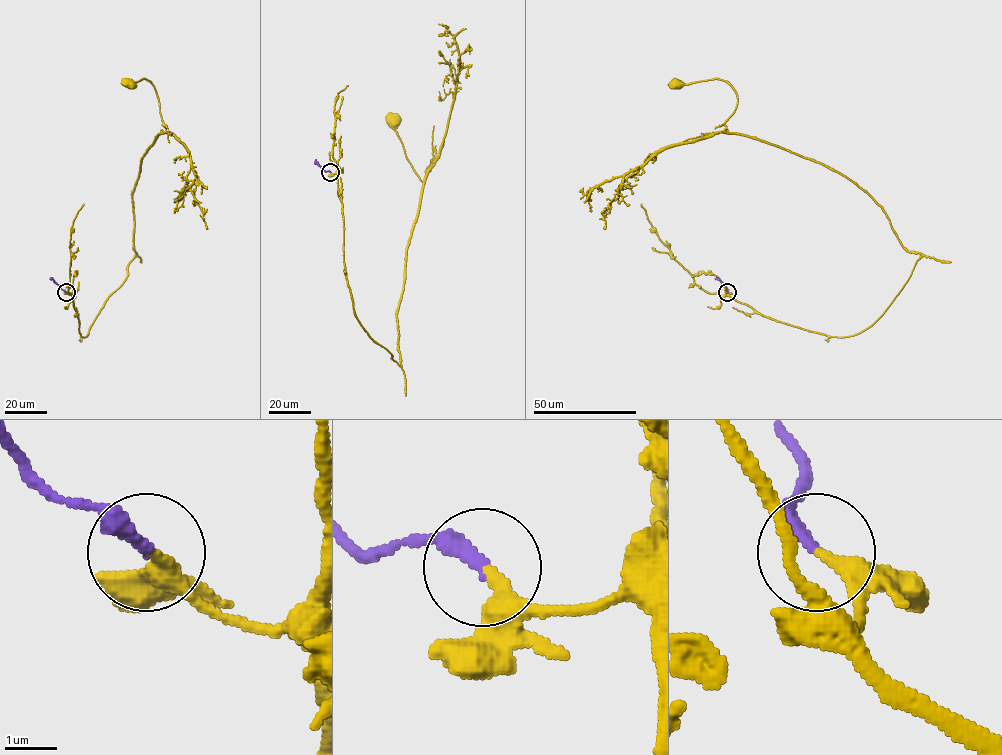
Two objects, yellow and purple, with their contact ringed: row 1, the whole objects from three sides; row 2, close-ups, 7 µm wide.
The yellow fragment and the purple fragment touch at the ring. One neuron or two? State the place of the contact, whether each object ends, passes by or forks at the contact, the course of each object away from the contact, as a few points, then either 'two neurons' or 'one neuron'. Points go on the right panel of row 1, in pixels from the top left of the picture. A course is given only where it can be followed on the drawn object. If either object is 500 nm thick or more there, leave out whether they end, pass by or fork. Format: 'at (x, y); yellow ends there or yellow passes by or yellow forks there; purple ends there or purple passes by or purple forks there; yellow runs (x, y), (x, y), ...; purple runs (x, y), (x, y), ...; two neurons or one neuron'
at (727, 292); yellow ends there; purple ends there; yellow runs (727, 292), (777, 320), (851, 336), (922, 254), (844, 176), (727, 133), (737, 95), (724, 80), (675, 83); purple runs (727, 292), (727, 288), (715, 279); one neuron

